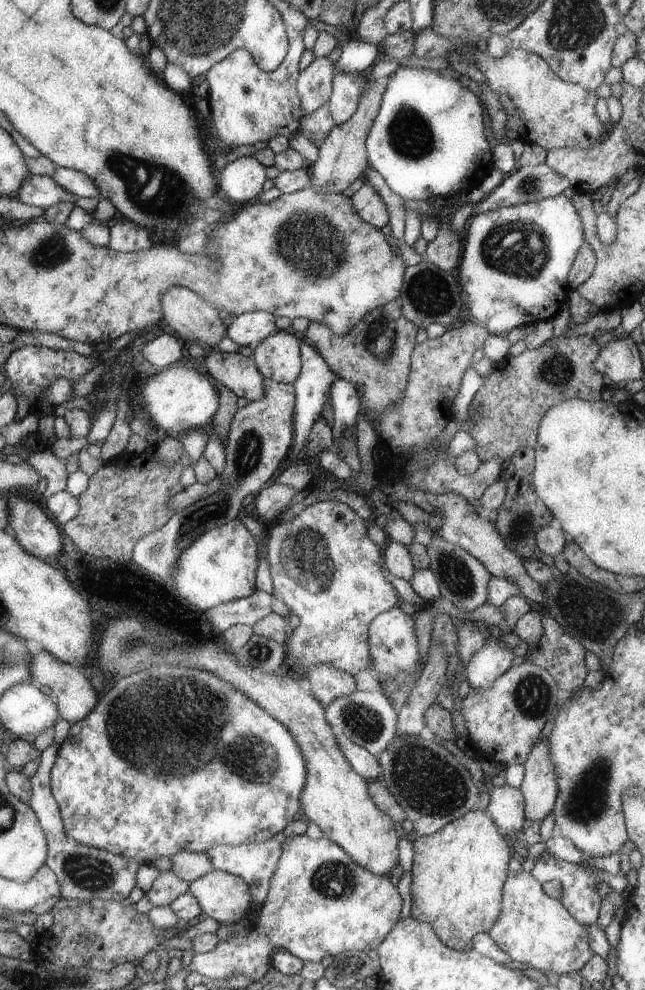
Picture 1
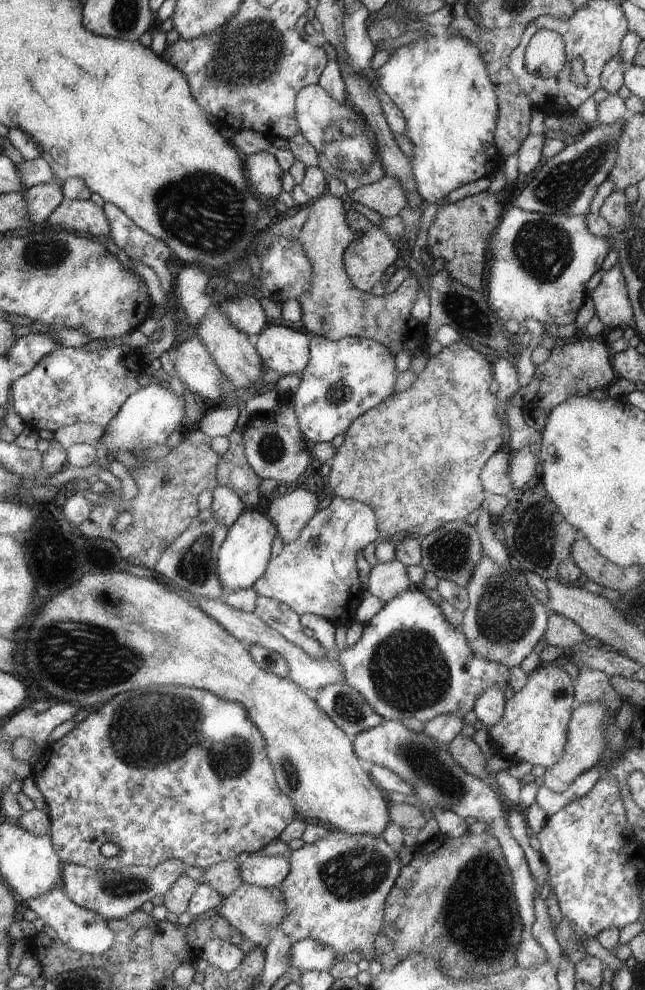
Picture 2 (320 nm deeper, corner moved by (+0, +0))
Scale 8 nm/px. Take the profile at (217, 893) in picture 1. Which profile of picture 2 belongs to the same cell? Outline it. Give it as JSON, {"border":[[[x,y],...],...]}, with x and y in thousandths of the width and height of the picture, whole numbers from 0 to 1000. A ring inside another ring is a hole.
{"border":[[[378,892],[369,900],[346,907],[346,911],[338,917],[338,923],[358,929],[360,933],[364,933],[366,937],[378,942],[380,947],[391,949],[397,955],[409,956],[419,952],[422,941],[434,937],[440,927],[447,925],[447,917],[434,895],[406,897]]]}

